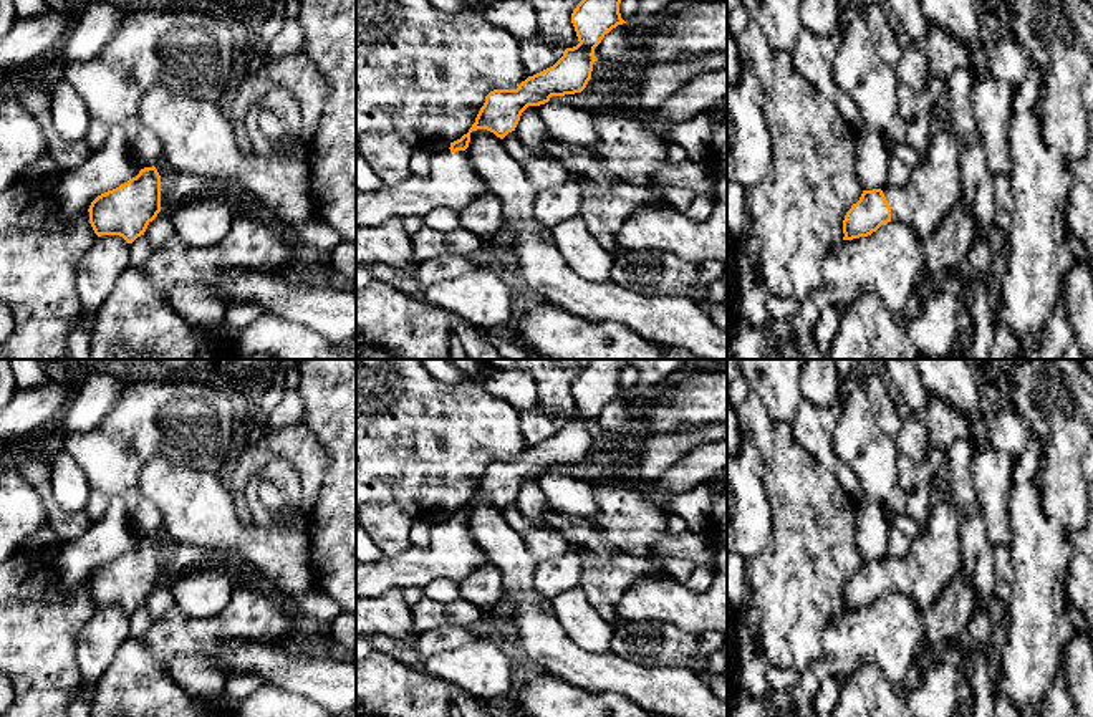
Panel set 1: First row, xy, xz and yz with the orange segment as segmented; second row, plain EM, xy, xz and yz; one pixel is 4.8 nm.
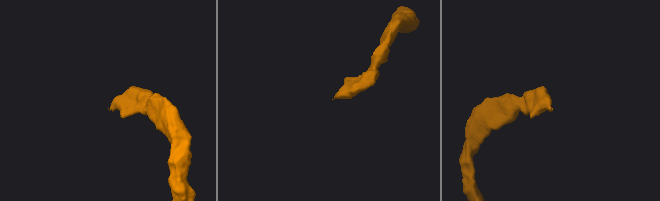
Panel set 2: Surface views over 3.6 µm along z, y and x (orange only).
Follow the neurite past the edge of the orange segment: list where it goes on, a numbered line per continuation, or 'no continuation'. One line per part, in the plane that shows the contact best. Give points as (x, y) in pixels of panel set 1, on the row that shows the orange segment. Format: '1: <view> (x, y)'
1: yz (933, 189)

